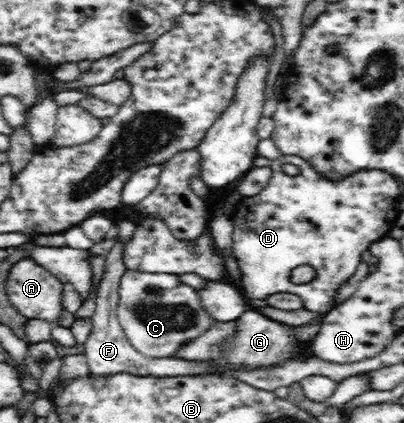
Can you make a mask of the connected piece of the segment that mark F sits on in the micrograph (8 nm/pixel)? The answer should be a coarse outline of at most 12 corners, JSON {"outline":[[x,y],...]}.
{"outline":[[121,241],[107,254],[92,330],[84,345],[89,372],[109,376],[210,374],[213,364],[152,359],[118,323],[126,272]]}

